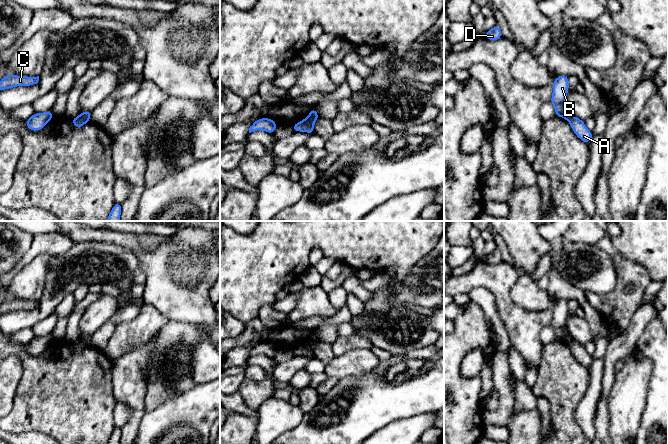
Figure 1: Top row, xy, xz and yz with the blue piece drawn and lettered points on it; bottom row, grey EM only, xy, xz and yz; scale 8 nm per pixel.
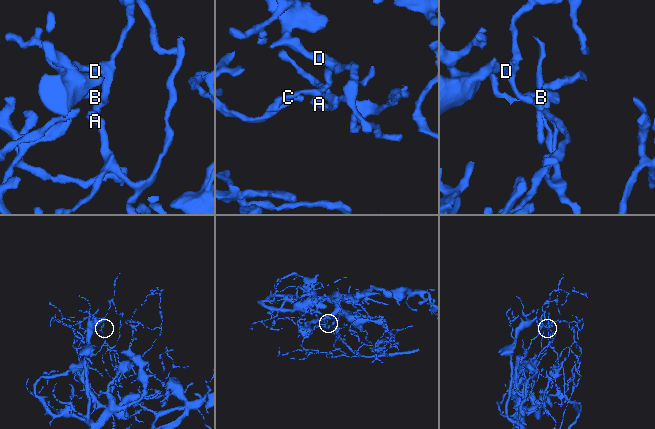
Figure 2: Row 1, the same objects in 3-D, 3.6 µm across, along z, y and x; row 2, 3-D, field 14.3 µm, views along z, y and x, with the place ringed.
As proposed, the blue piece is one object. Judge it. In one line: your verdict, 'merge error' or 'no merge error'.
merge error

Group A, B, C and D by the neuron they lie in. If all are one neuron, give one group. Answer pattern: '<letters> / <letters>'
A / B C D

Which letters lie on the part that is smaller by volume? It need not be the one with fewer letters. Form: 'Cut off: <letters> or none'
Cut off: A

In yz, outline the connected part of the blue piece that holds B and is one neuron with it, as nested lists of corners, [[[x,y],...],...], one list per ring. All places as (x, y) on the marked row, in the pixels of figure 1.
[[[559,75],[552,83],[553,94],[550,102],[555,109],[555,116],[569,120],[572,116],[567,103],[566,96],[569,90],[569,77]]]

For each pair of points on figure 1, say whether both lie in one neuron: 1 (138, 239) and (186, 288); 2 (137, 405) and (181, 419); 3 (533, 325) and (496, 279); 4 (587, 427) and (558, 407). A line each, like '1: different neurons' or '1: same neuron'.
1: different neurons
2: different neurons
3: same neuron
4: different neurons

